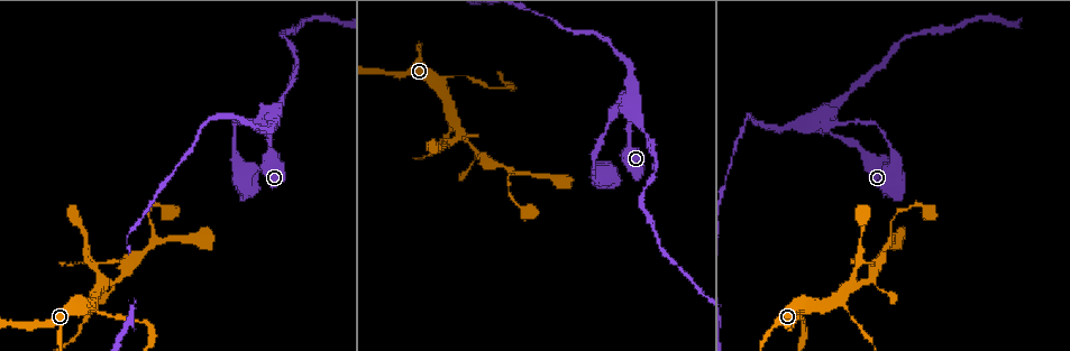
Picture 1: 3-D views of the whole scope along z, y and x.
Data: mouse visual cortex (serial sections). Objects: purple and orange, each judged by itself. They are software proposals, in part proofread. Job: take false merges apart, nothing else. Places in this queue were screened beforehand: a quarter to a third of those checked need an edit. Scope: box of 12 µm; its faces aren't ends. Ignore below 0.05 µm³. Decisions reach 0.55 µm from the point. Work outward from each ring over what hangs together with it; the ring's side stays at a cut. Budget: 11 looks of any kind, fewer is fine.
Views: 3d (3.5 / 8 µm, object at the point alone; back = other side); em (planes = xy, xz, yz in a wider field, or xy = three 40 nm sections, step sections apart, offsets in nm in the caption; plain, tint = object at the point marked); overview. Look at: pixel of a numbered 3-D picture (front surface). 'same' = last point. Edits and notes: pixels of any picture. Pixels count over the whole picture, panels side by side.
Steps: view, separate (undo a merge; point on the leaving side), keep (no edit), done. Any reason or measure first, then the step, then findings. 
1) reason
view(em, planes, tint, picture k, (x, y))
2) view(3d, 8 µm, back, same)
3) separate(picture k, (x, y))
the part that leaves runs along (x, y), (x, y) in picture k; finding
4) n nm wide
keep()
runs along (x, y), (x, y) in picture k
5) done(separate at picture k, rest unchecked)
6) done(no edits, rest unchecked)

view(3d, 3.5 µm, picture 1, (99, 311))

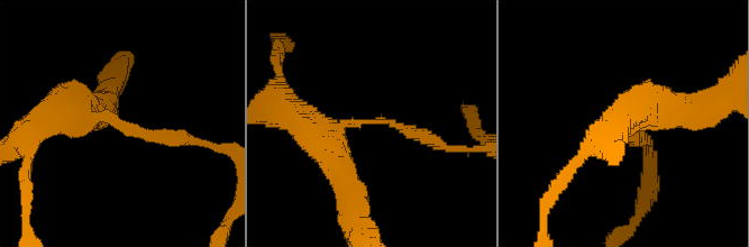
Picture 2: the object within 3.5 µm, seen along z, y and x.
arms of 200, 450 nm
view(em, xy, step 3, tint, picture 2, (372, 124))

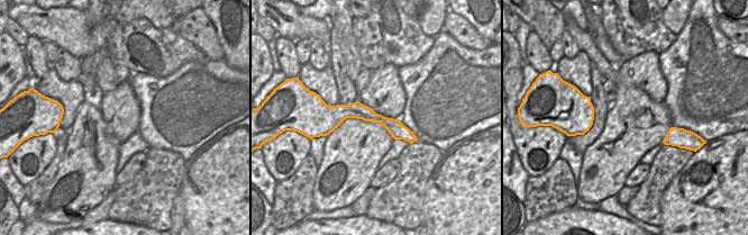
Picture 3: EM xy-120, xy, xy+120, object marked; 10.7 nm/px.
separate(picture 2, (414, 135))
the part that leaves runs along (381, 120), (446, 149), (474, 149) in picture 2; a second cell is stuck on

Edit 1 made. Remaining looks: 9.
see it whole again
view(overview)

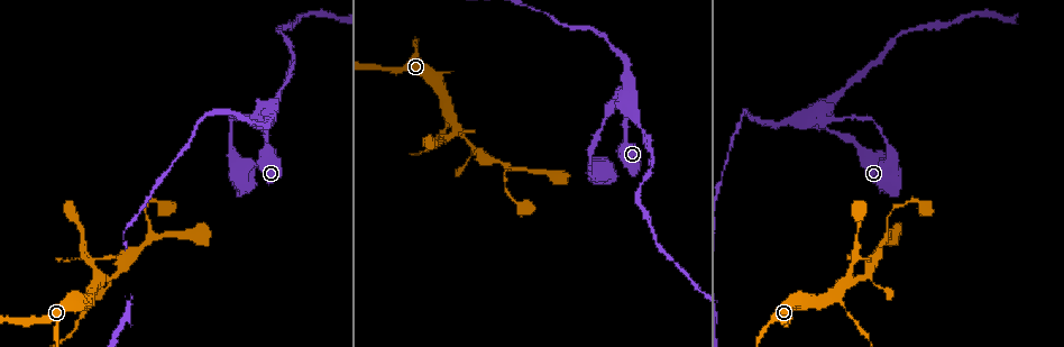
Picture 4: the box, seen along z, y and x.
side arm on a straight run
view(3d, 3.5 µm, picture 4, (99, 280))

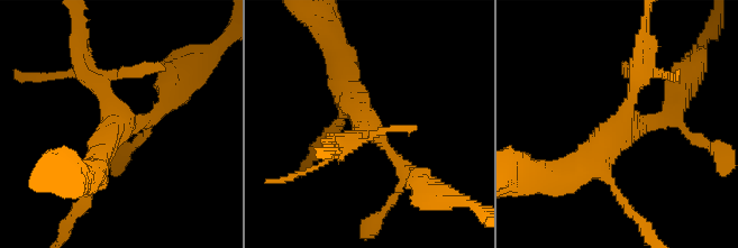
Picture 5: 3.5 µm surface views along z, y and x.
now the EM
view(em, xy, step 5, tint, picture 5, (119, 124))

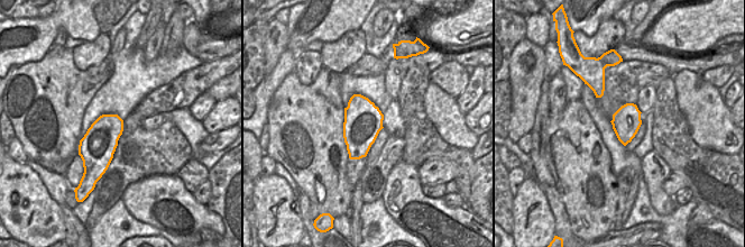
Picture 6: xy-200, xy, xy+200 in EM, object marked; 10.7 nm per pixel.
keep()
runs along (346, 76), (364, 122), (419, 180) in picture 5; one cell here

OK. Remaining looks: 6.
thin arm on a thick one
view(3d, 3.5 µm, picture 4, (822, 124))

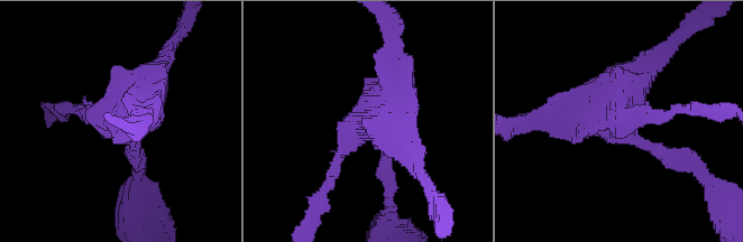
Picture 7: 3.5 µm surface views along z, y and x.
shape alone is not enough
view(em, xy, step 1, tint, picture 7, (620, 127))

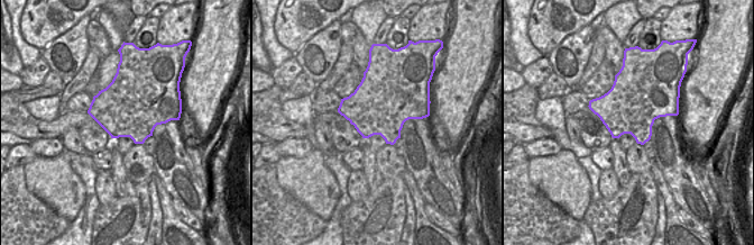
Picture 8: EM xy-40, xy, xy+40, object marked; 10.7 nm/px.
view(em, planes, tint, same)

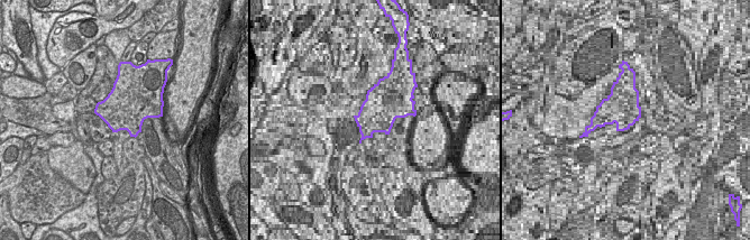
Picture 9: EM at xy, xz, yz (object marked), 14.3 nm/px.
keep()
continuous, no second cell

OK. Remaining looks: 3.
narrows sharply
view(3d, 3.5 µm, picture 4, (640, 192))

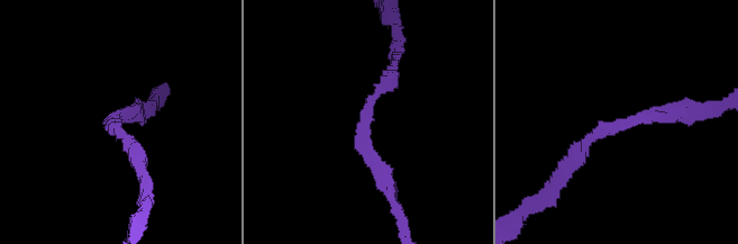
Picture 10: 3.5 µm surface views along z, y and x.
arms of 200, 250 nm; shape alone is not enough
view(em, xy, step 5, tint, picture 10, (114, 126))

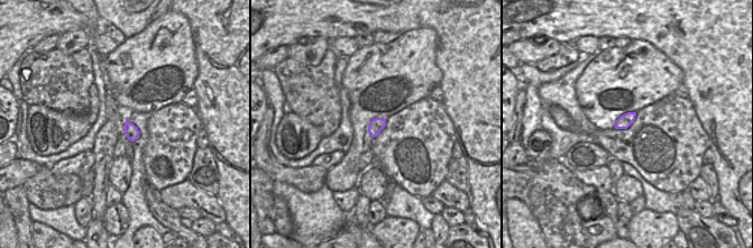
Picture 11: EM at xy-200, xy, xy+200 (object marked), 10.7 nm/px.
keep()
runs along (571, 165), (611, 124), (689, 114) in picture 10; all the same cell

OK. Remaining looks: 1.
done(separate at picture 2, rest unchecked)

